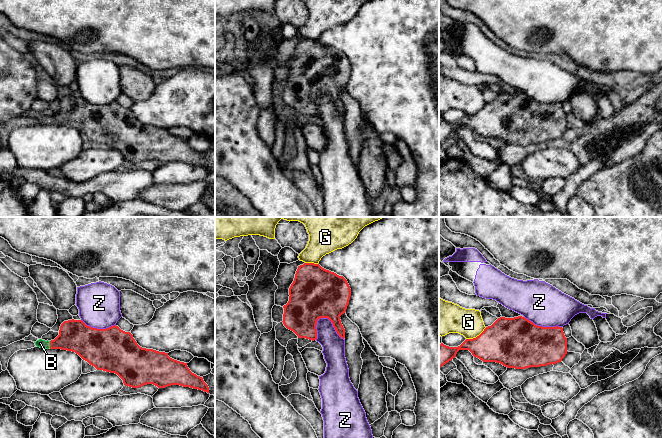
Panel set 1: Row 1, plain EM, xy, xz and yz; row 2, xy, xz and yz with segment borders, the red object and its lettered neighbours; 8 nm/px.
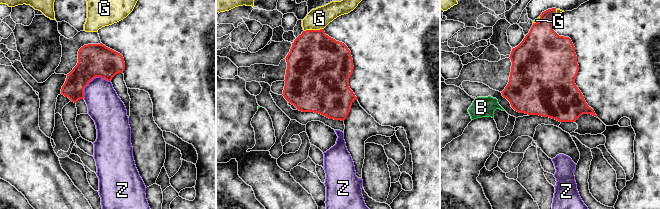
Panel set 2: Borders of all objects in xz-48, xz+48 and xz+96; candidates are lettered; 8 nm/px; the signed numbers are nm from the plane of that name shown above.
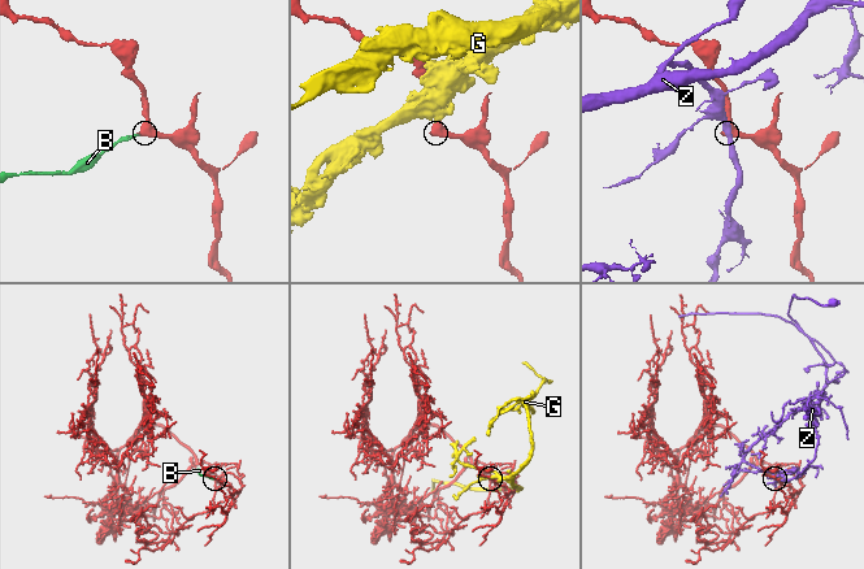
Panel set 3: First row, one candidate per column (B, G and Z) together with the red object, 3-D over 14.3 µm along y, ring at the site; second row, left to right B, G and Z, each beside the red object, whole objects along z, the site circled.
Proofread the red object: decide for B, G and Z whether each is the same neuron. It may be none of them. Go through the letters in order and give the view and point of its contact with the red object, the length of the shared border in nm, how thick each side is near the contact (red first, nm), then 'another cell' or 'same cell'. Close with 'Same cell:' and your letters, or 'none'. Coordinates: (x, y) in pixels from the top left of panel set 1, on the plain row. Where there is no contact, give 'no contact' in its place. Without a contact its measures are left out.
B: xy (50, 120) | 60 nm | 260/70 nm | same cell
G: yz (477, 112) | 190 nm | 380/240 nm | another cell
Z: xz (332, 99) | 280 nm | 380/180 nm | another cell
Same cell: B

